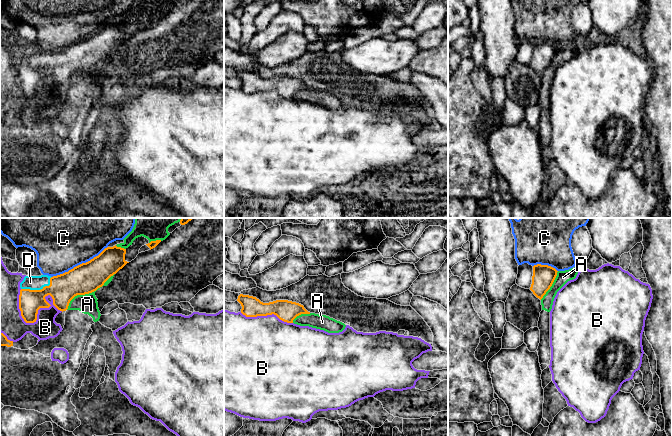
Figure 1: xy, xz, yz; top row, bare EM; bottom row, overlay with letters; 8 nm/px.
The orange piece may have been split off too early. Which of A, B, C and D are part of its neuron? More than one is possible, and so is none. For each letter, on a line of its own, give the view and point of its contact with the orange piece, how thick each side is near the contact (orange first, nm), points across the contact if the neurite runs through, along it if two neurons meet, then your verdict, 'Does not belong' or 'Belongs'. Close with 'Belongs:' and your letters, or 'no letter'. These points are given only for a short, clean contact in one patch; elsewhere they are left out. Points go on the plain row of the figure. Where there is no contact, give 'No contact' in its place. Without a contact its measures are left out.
A: Touches orange at xy (88, 69). Thickness 240 nm (orange) against 160 nm. Does not belong
B: Touches orange at xy (32, 98). Thickness 190 nm (orange) against 280 nm. Does not belong
C: Touches orange at xy (80, 40). Thickness 240 nm (orange) against 380 nm. Does not belong
D: Touches orange at xy (38, 66). Thickness 220 nm (orange) against 110 nm. Path across: xy (63, 64), (38, 66), (30, 58). Belongs
Belongs: D

